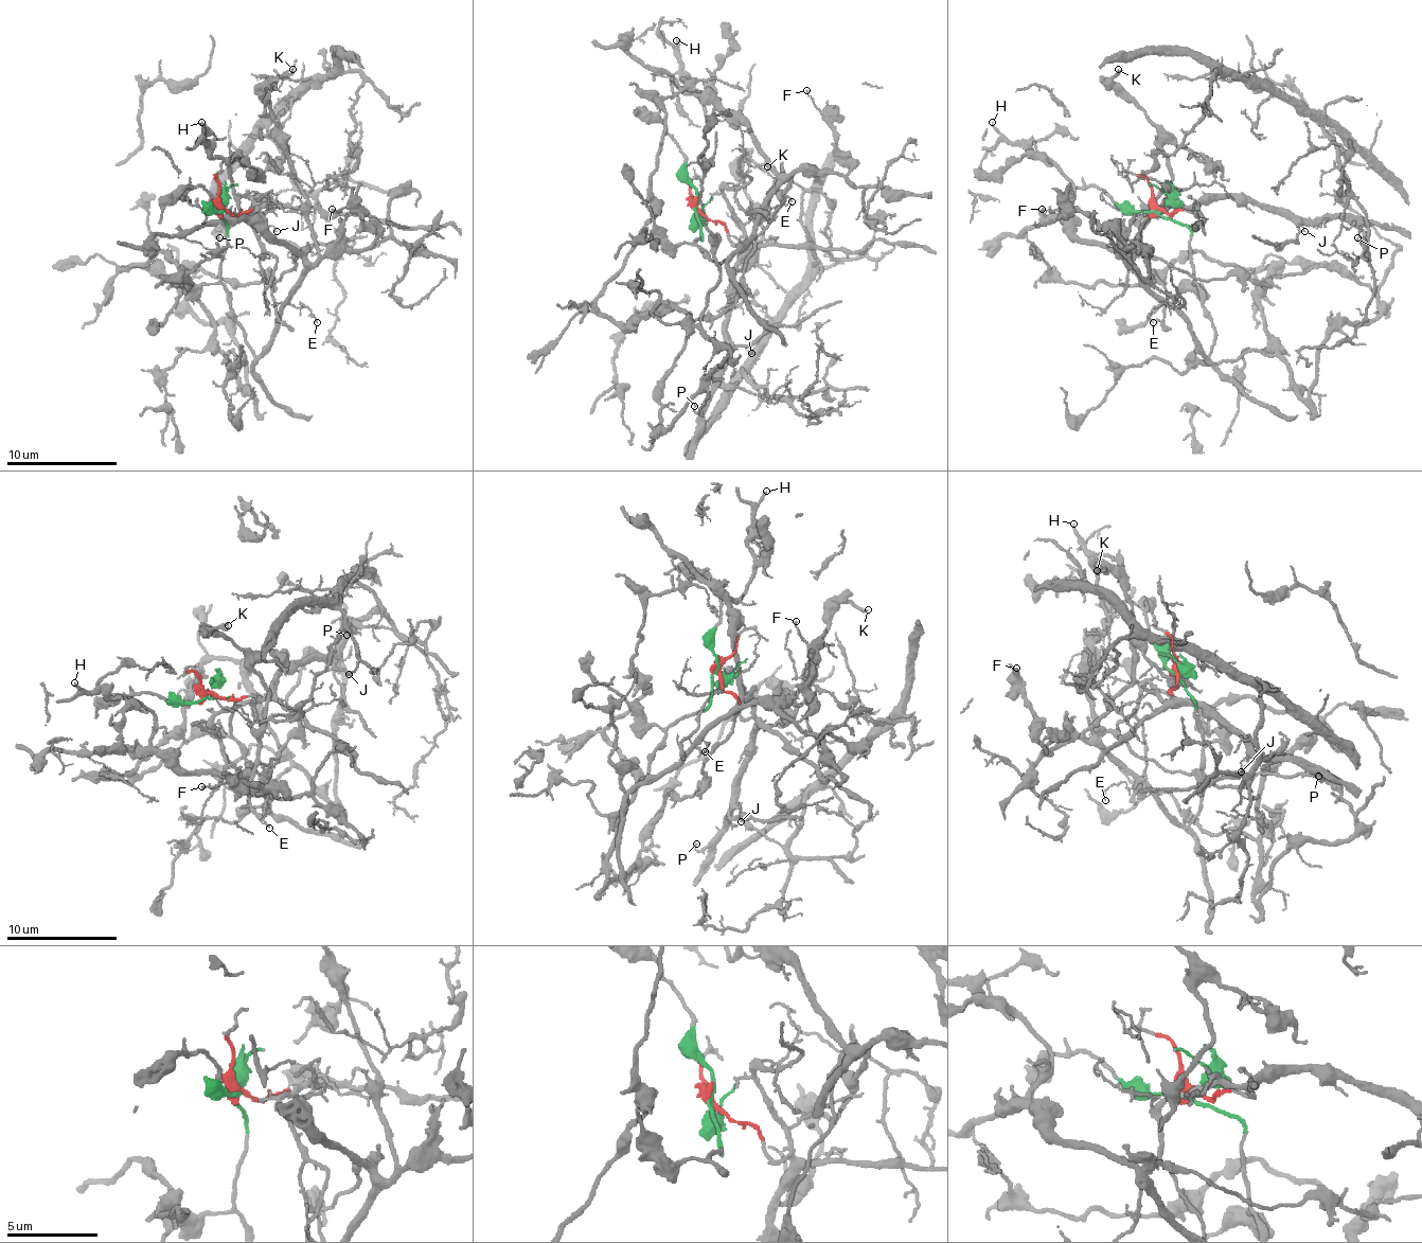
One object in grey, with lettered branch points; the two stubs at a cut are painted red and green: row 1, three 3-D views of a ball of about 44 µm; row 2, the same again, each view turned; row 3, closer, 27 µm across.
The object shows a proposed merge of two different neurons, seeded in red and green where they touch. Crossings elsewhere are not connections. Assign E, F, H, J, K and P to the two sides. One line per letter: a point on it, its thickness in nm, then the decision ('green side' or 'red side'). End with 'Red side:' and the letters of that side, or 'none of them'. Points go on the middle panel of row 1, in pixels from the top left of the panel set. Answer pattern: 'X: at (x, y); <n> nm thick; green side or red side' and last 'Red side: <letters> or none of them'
E: at (792, 201); 100 nm thick; red side
F: at (806, 90); 120 nm thick; green side
H: at (676, 40); 190 nm thick; green side
J: at (751, 353); 80 nm thick; red side
K: at (767, 166); 100 nm thick; green side
P: at (694, 406); 110 nm thick; red side
Red side: E, J, P

